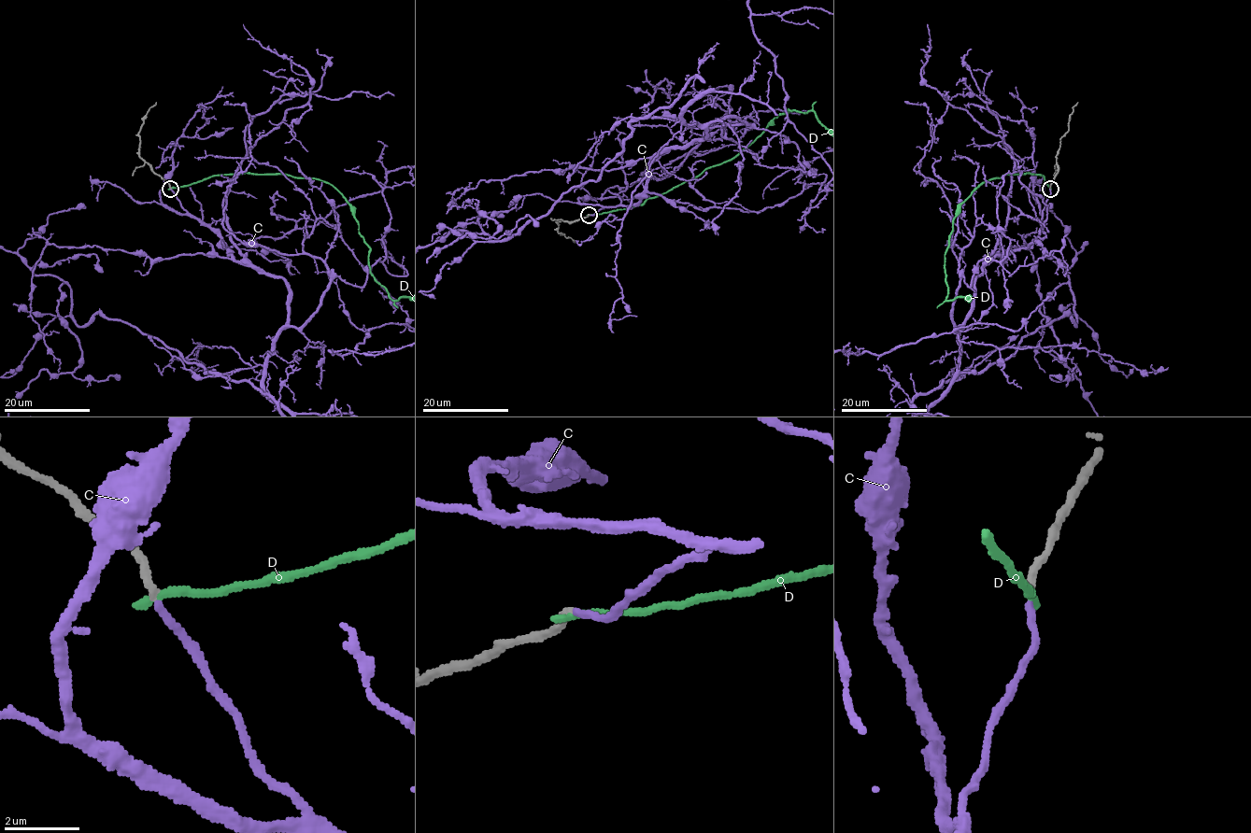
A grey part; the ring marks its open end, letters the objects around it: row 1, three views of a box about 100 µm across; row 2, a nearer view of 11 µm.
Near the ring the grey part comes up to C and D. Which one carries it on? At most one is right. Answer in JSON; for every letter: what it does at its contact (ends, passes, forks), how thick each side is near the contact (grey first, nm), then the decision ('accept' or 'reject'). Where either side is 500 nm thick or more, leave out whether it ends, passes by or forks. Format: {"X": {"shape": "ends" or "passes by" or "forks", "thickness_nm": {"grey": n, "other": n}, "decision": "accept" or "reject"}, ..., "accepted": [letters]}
{"C": {"shape": "ends", "thickness_nm": {"grey": 220, "other": 170}, "decision": "accept"}, "D": {"shape": "ends", "thickness_nm": {"grey": 240, "other": 260}, "decision": "reject"}, "accepted": ["C"]}

